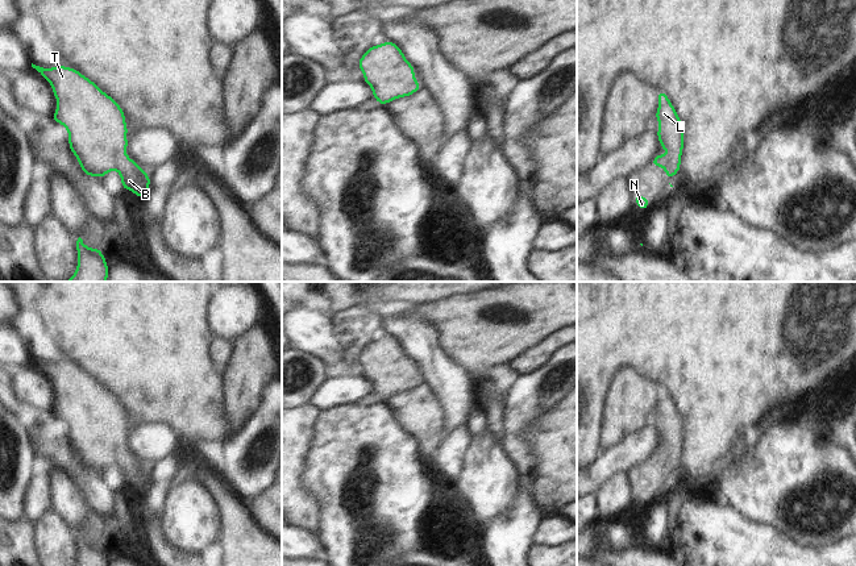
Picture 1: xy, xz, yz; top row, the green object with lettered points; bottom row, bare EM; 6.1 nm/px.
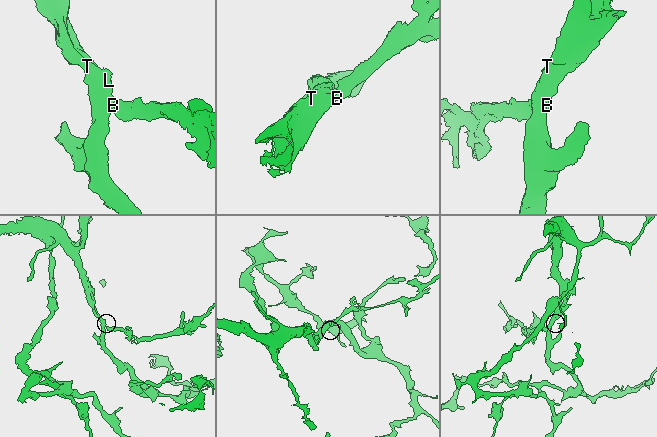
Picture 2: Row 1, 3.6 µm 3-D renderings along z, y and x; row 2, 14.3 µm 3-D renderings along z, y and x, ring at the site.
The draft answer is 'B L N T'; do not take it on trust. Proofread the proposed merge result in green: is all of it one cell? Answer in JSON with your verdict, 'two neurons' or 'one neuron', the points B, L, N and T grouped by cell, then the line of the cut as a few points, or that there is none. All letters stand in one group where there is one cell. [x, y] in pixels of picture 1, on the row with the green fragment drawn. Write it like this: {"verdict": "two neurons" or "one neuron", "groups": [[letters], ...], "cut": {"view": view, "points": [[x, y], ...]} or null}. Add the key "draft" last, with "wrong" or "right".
{"verdict": "one neuron", "groups": [["B", "L", "N", "T"]], "cut": null, "draft": "right"}

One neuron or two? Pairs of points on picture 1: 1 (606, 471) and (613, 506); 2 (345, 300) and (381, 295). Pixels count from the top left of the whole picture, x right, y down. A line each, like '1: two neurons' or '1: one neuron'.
1: two neurons
2: one neuron

